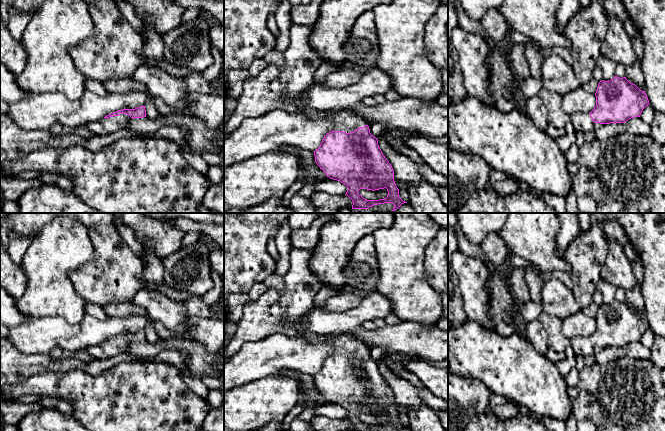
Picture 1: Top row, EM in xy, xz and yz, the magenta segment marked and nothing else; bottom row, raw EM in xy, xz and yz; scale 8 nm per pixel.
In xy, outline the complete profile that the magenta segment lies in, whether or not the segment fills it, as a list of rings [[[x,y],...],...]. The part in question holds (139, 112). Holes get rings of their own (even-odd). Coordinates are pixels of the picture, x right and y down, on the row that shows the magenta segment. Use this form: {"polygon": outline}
{"polygon": [[[145,106],[135,109],[123,109],[113,112],[104,118],[86,125],[87,129],[95,135],[108,135],[125,129],[131,118],[146,117]]]}

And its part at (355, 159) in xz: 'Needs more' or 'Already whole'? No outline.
Needs more

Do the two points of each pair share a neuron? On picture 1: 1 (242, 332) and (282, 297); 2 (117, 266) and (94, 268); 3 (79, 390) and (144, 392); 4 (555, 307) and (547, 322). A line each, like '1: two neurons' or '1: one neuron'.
1: one neuron
2: one neuron
3: one neuron
4: two neurons

